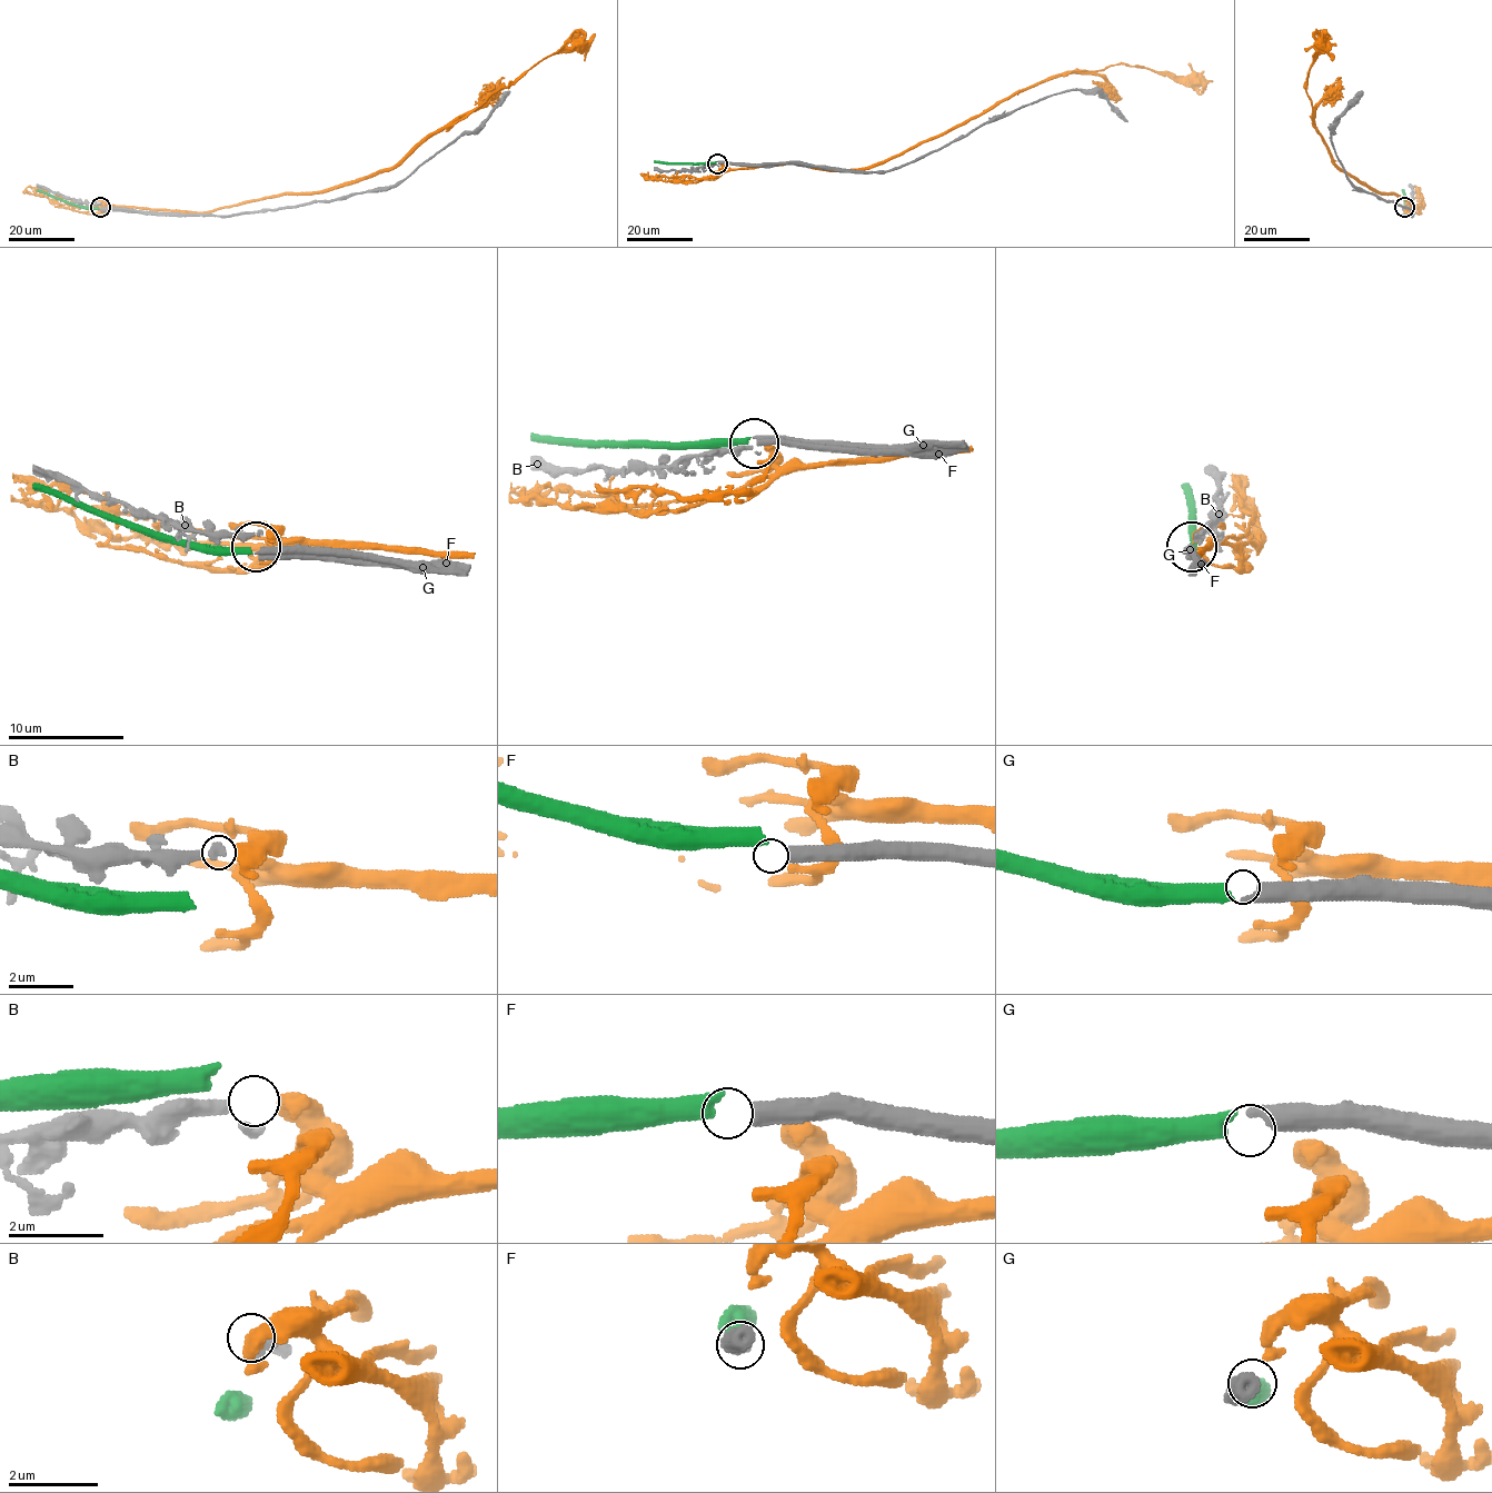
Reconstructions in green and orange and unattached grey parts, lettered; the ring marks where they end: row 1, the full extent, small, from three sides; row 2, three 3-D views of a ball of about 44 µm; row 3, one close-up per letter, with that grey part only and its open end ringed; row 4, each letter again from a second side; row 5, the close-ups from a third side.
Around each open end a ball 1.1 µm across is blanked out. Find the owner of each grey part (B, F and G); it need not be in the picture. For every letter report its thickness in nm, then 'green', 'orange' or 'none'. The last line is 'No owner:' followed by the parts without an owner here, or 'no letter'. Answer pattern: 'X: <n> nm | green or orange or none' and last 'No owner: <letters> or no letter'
B: 180 nm | orange
F: 440 nm | none
G: 500 nm | green
No owner: F

